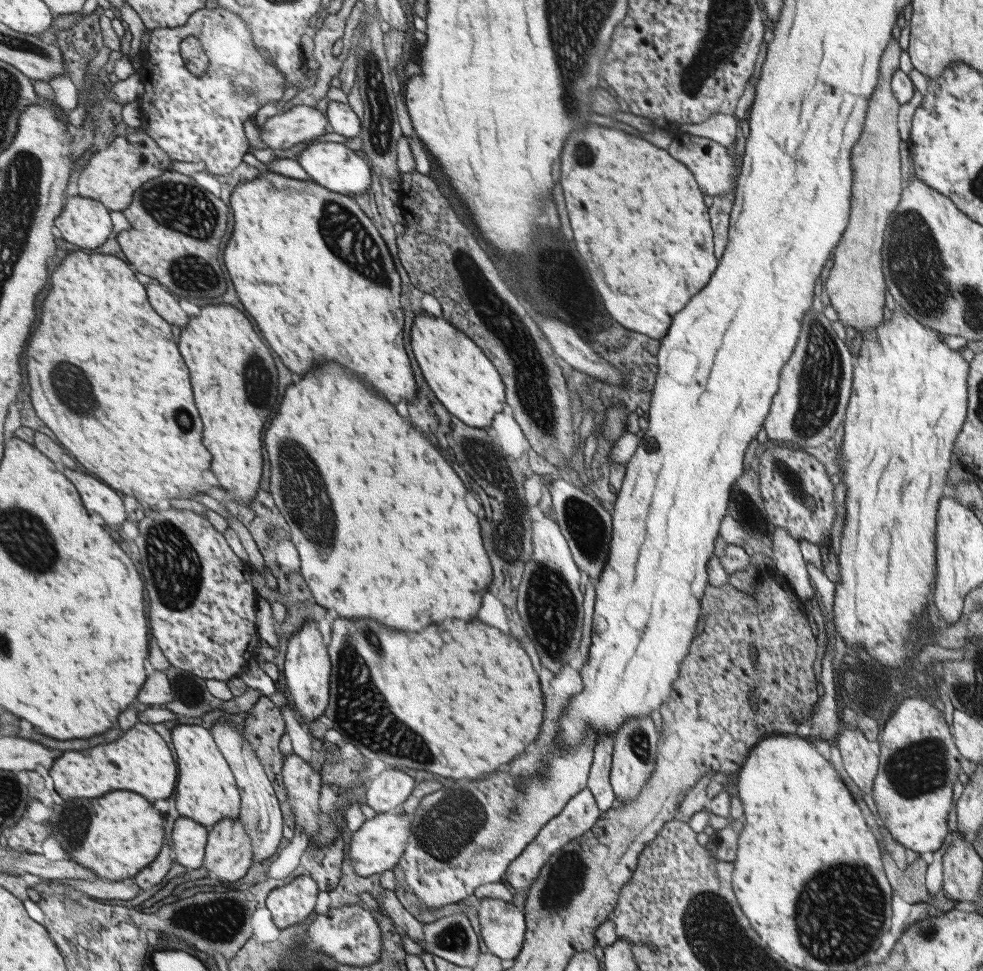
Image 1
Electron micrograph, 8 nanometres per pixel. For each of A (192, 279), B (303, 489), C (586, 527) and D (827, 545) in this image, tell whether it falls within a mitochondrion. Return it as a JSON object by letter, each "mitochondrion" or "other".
{"A":"mitochondrion","B":"mitochondrion","C":"mitochondrion","D":"other"}

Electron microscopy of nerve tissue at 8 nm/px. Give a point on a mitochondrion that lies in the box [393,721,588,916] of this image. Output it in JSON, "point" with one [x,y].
{"point":[449,822]}

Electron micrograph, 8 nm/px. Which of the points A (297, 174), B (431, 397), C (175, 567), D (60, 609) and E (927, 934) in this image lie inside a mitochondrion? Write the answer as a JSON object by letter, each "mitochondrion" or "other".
{"A":"other","B":"other","C":"mitochondrion","D":"other","E":"mitochondrion"}

